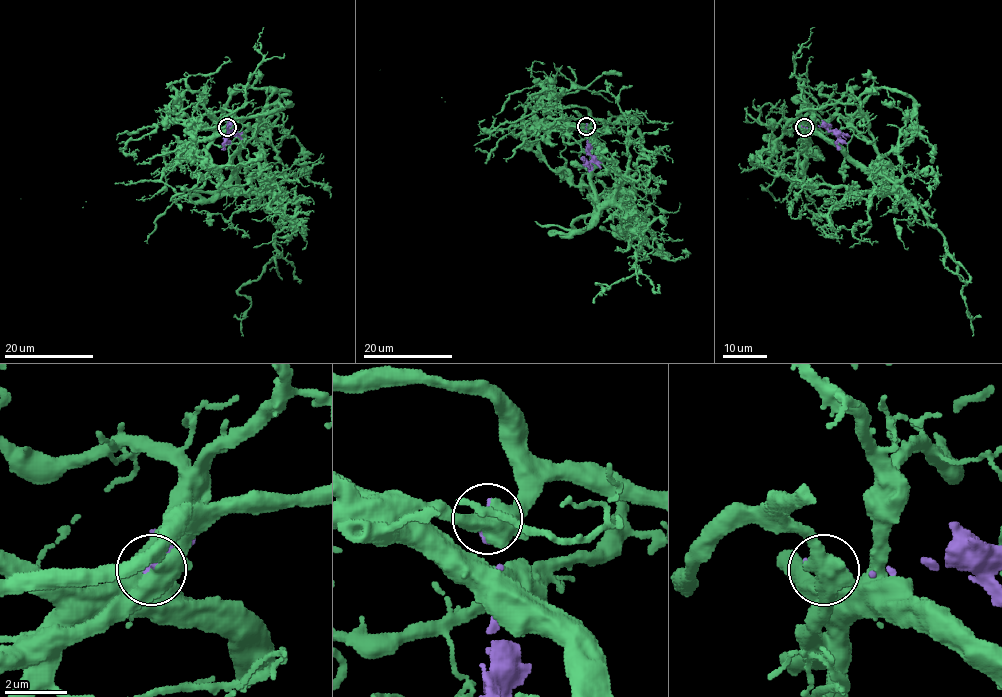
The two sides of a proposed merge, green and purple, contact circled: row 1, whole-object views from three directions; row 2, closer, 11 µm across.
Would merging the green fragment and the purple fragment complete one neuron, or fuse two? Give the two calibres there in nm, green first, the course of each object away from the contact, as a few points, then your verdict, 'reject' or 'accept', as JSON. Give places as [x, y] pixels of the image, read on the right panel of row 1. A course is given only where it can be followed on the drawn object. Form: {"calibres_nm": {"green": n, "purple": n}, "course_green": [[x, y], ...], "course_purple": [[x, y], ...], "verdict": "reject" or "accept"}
{"calibres_nm": {"green": 480, "purple": 170}, "course_green": [[804, 127], [834, 141], [884, 192], [901, 188], [944, 238], [945, 251], [965, 285], [962, 297], [972, 336]], "course_purple": [[804, 127], [826, 125], [836, 131], [837, 150]], "verdict": "reject"}

